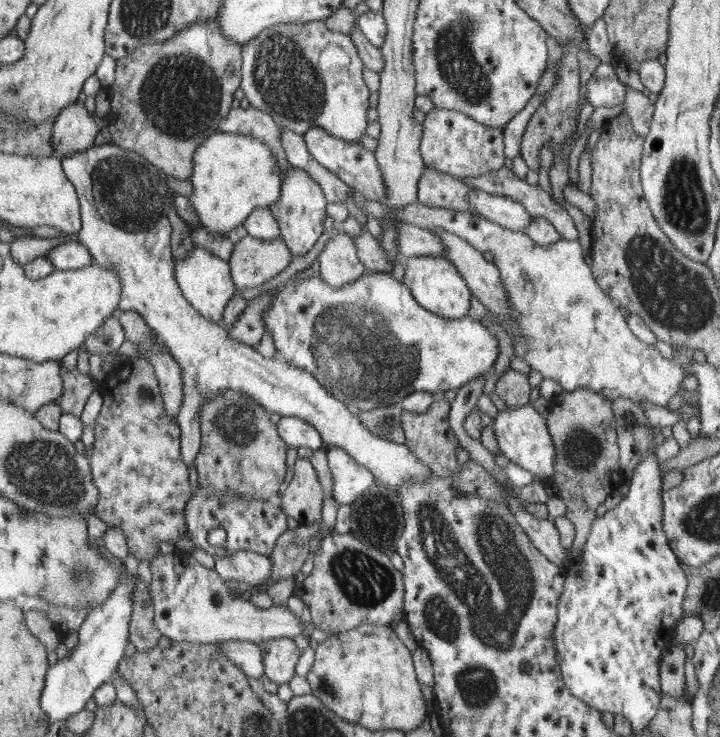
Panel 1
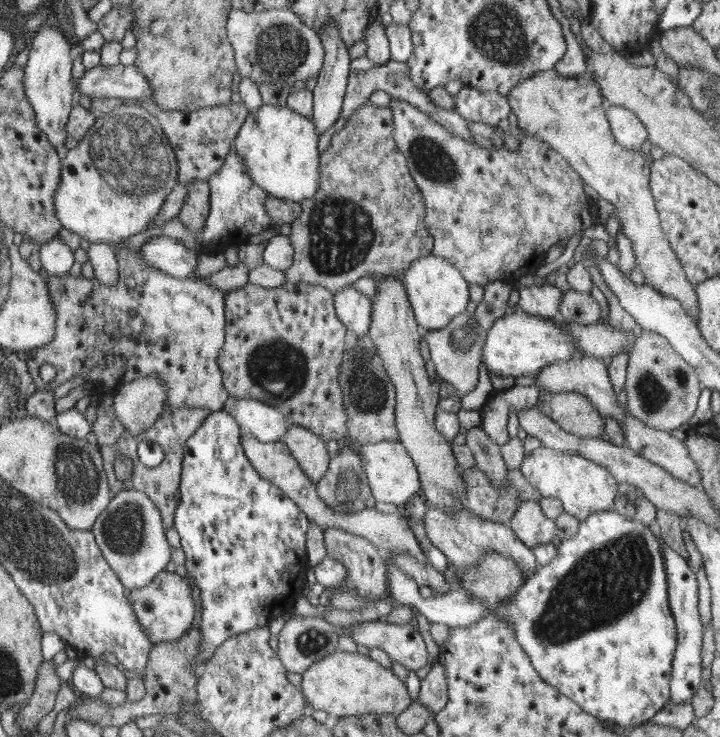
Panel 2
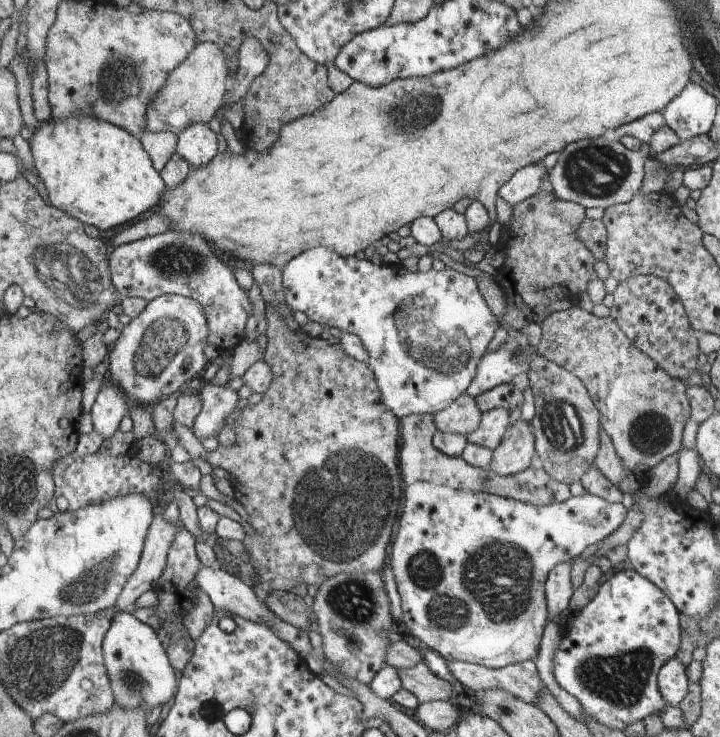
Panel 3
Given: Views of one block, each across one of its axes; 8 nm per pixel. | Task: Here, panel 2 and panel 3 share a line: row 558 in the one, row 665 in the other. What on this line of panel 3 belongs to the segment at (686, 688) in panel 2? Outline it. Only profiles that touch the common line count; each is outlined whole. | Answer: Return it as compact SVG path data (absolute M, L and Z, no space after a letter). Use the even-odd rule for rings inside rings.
M672 658L659 672L659 689L668 704L679 706L689 691L687 668L680 659Z

